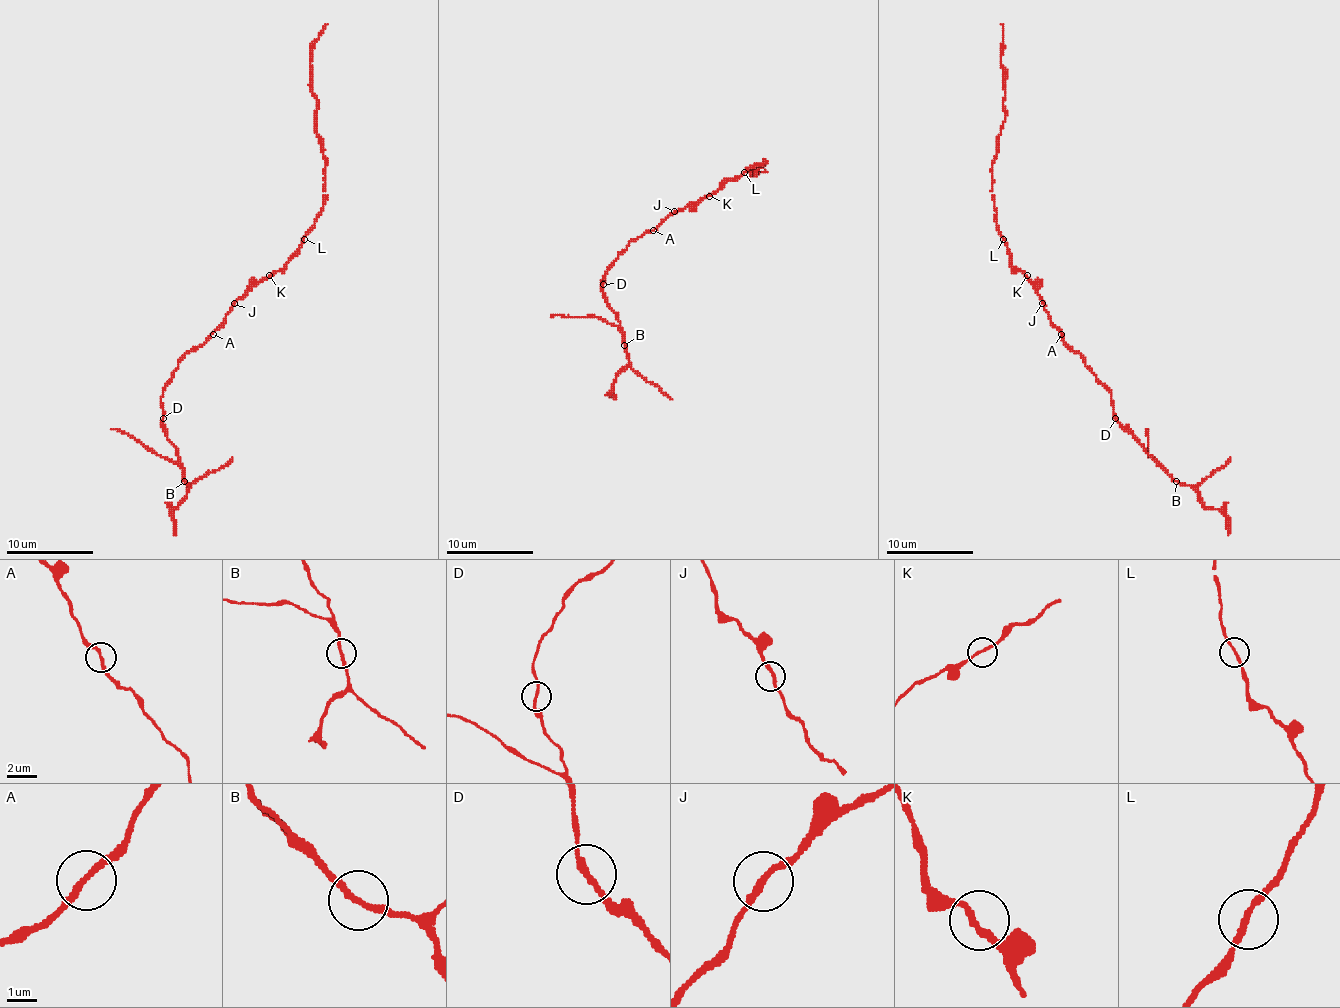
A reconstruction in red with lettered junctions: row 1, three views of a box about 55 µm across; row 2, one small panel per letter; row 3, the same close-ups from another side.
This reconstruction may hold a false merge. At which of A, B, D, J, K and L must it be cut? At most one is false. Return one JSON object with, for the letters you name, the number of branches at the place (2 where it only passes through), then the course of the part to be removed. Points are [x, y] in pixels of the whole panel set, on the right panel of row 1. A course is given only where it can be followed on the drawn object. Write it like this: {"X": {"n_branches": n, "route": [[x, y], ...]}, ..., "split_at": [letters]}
{"split_at": []}

